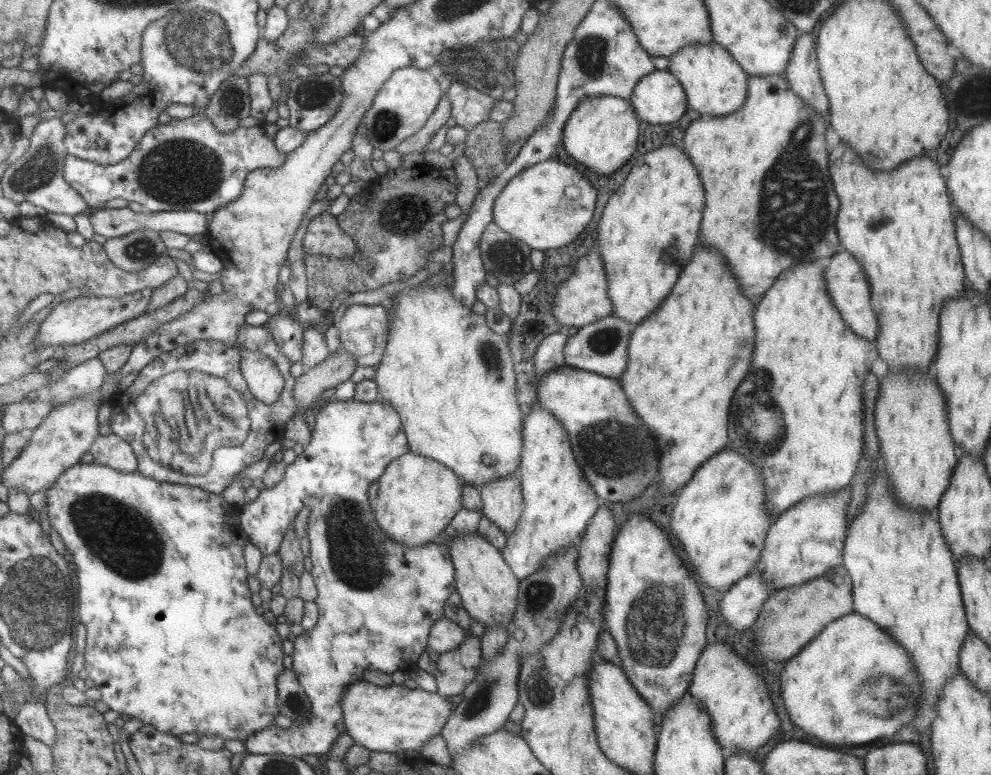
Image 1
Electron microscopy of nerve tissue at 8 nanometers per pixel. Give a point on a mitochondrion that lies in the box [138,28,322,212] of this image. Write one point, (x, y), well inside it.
(230, 101)

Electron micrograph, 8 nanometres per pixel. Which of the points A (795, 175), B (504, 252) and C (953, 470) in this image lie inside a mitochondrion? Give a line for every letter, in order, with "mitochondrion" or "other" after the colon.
A: mitochondrion
B: mitochondrion
C: other

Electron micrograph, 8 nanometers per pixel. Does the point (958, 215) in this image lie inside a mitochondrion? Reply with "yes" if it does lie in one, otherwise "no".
no

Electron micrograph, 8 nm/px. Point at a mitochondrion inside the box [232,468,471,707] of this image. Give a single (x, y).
(355, 561)

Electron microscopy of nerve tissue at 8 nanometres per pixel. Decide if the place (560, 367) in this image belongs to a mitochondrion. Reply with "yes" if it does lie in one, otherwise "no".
no

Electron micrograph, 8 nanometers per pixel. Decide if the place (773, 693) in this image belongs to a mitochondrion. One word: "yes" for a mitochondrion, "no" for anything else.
no

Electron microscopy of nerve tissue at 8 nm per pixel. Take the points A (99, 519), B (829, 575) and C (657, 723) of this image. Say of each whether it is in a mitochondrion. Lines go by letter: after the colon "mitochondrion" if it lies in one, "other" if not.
A: mitochondrion
B: other
C: other

